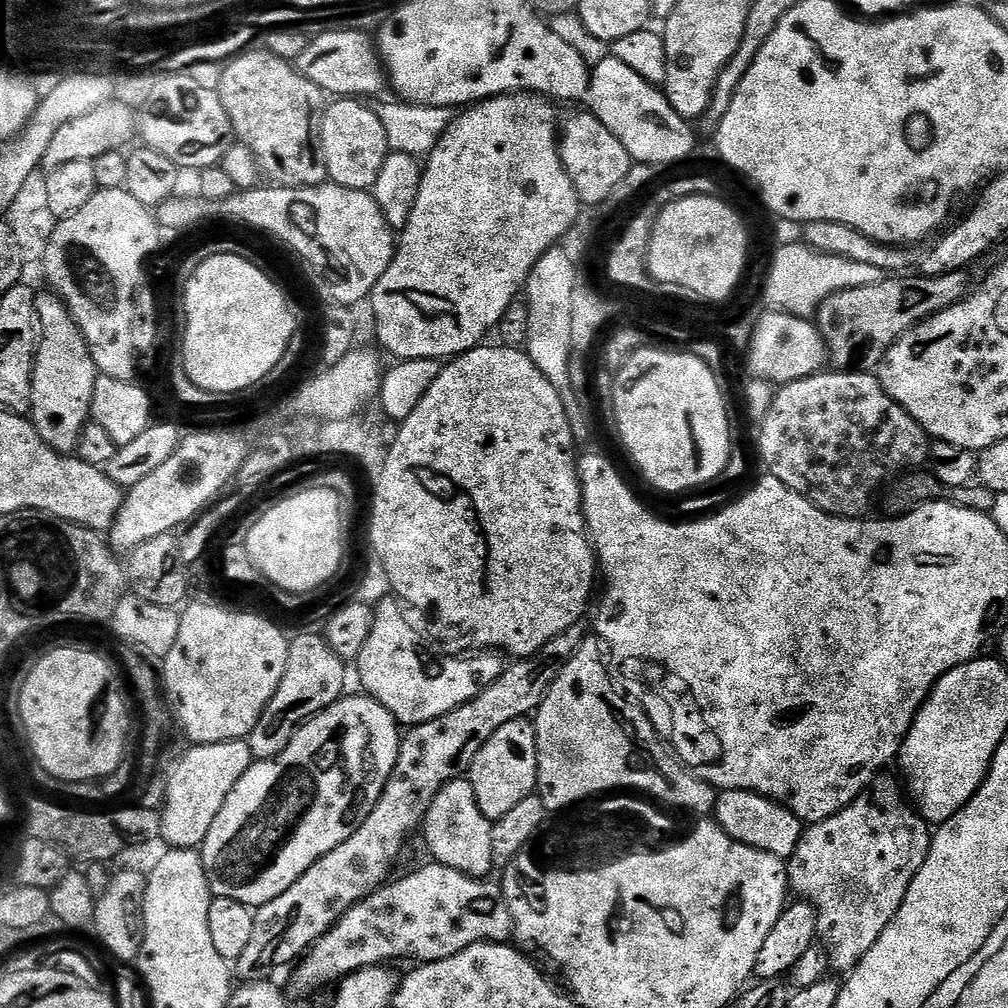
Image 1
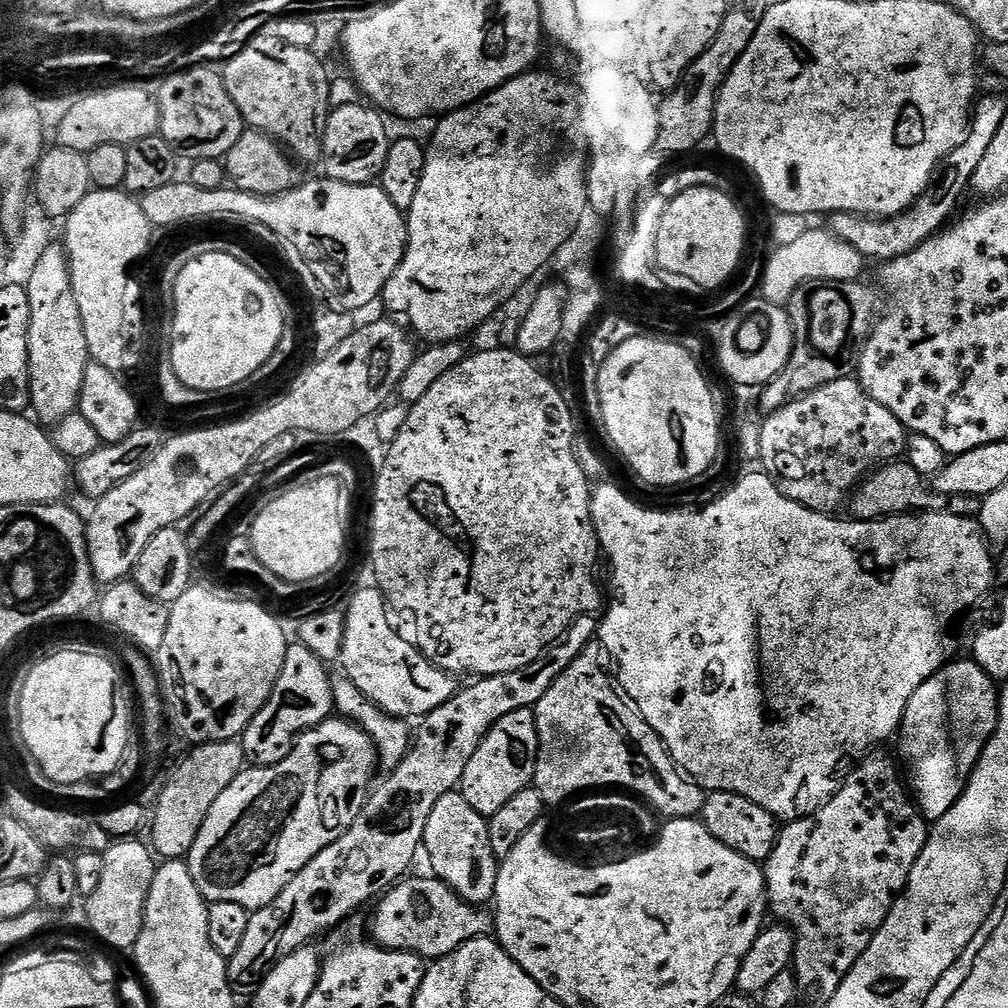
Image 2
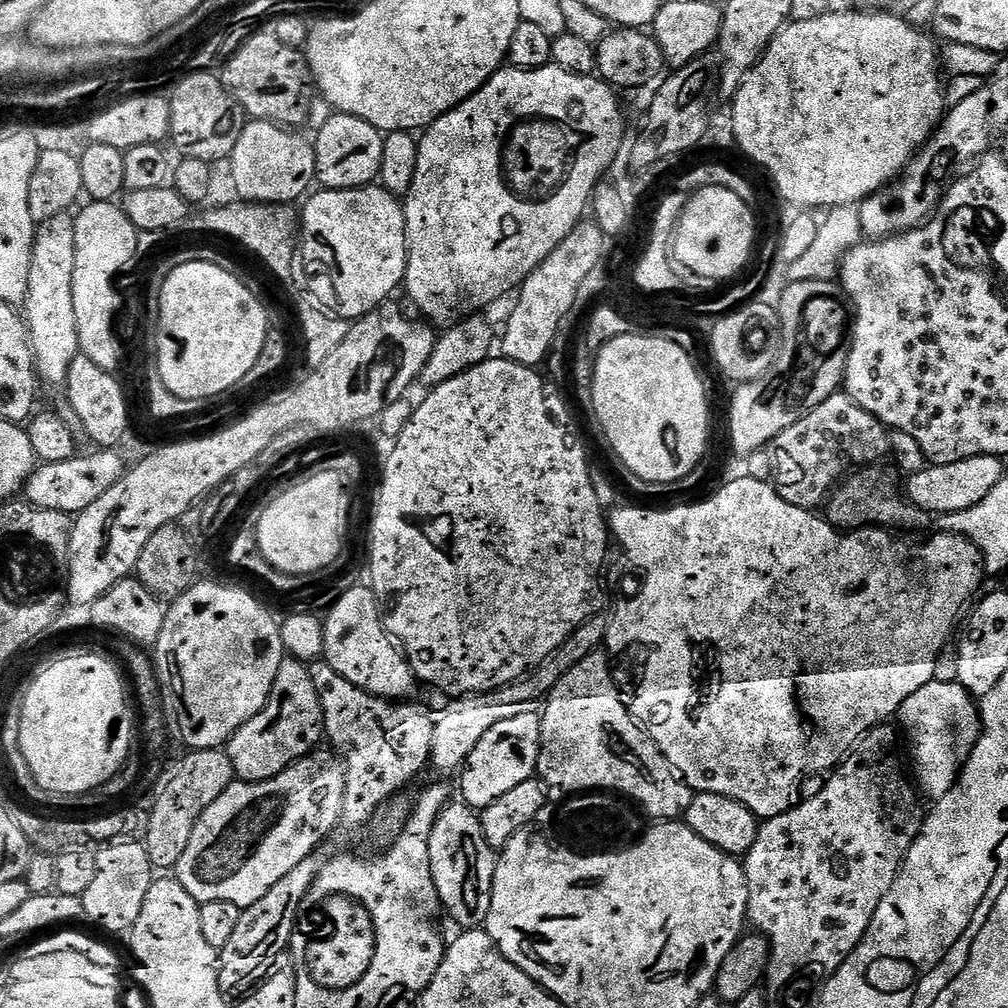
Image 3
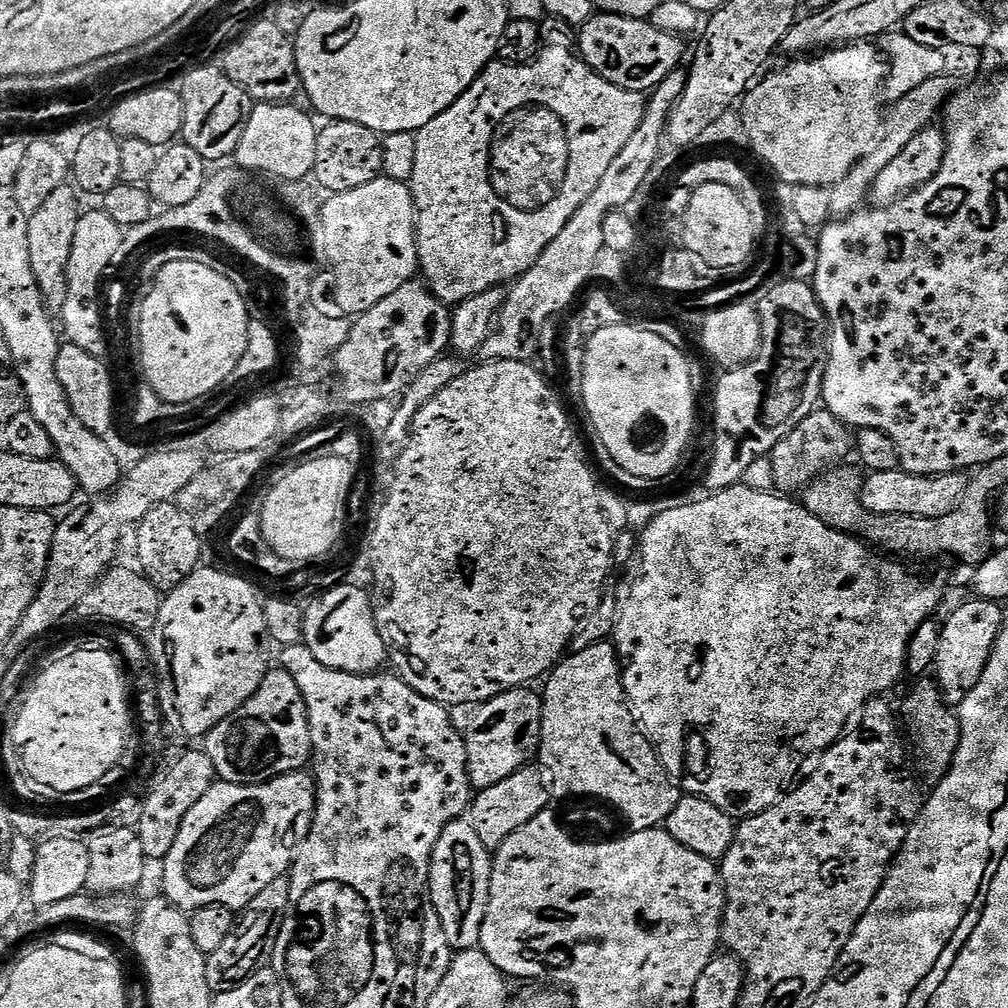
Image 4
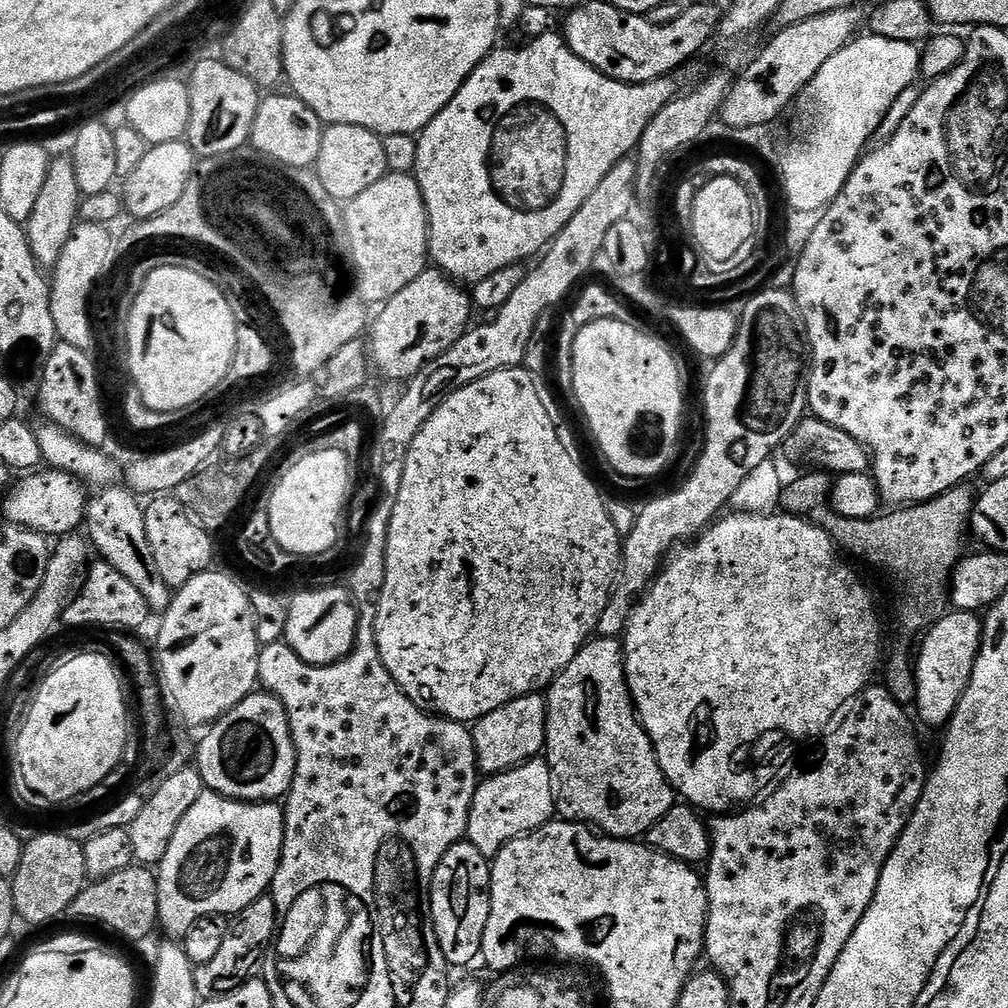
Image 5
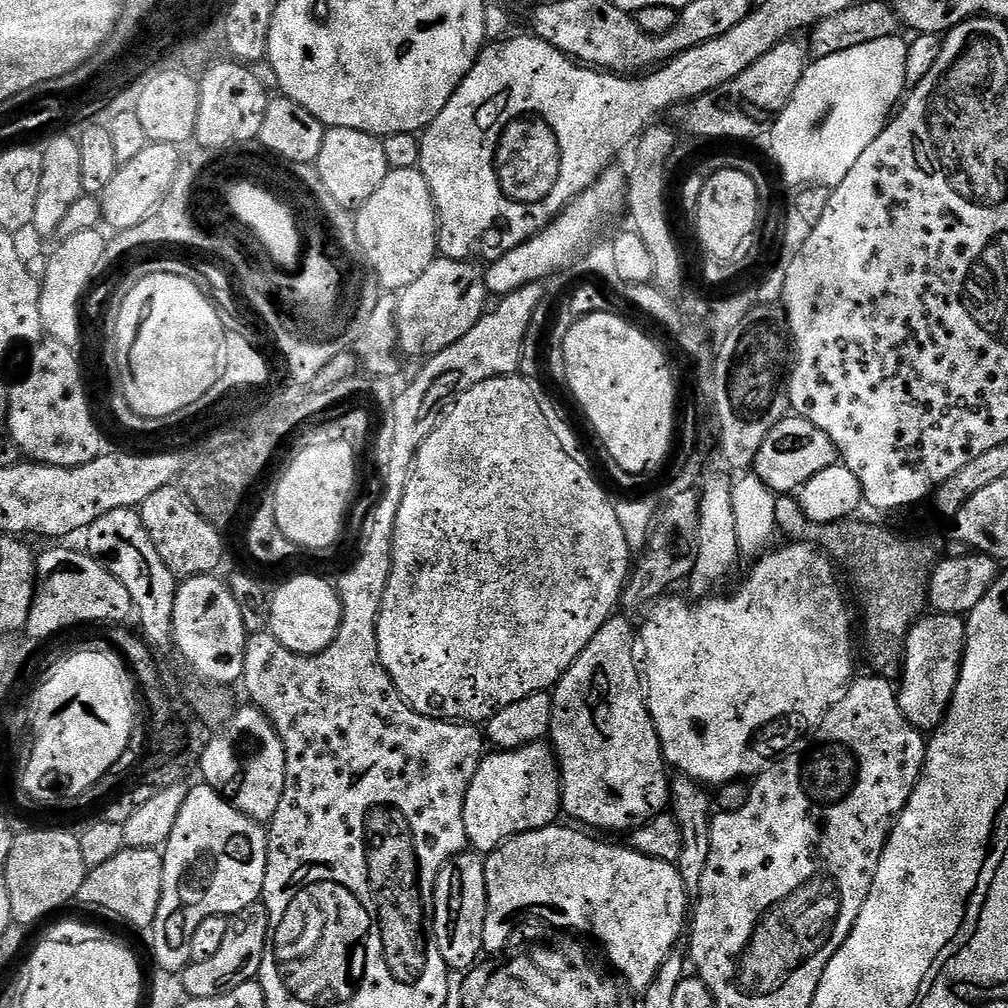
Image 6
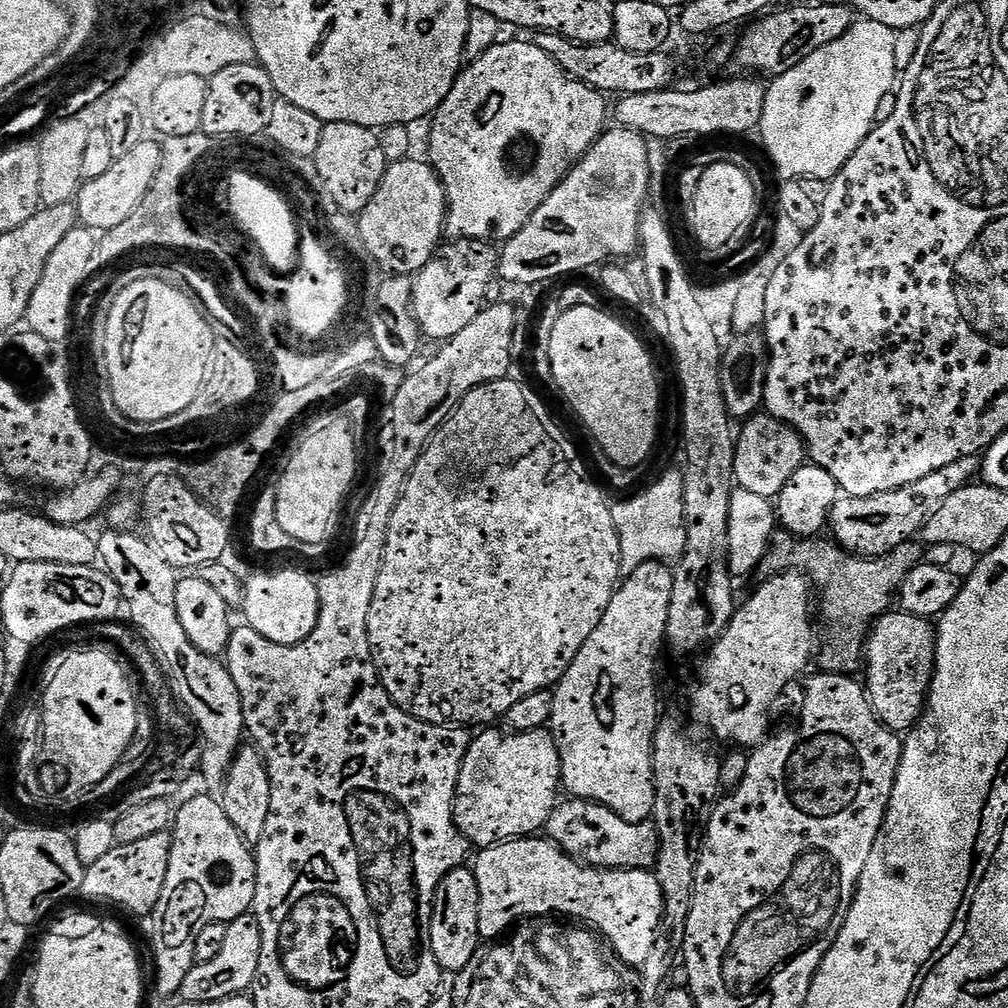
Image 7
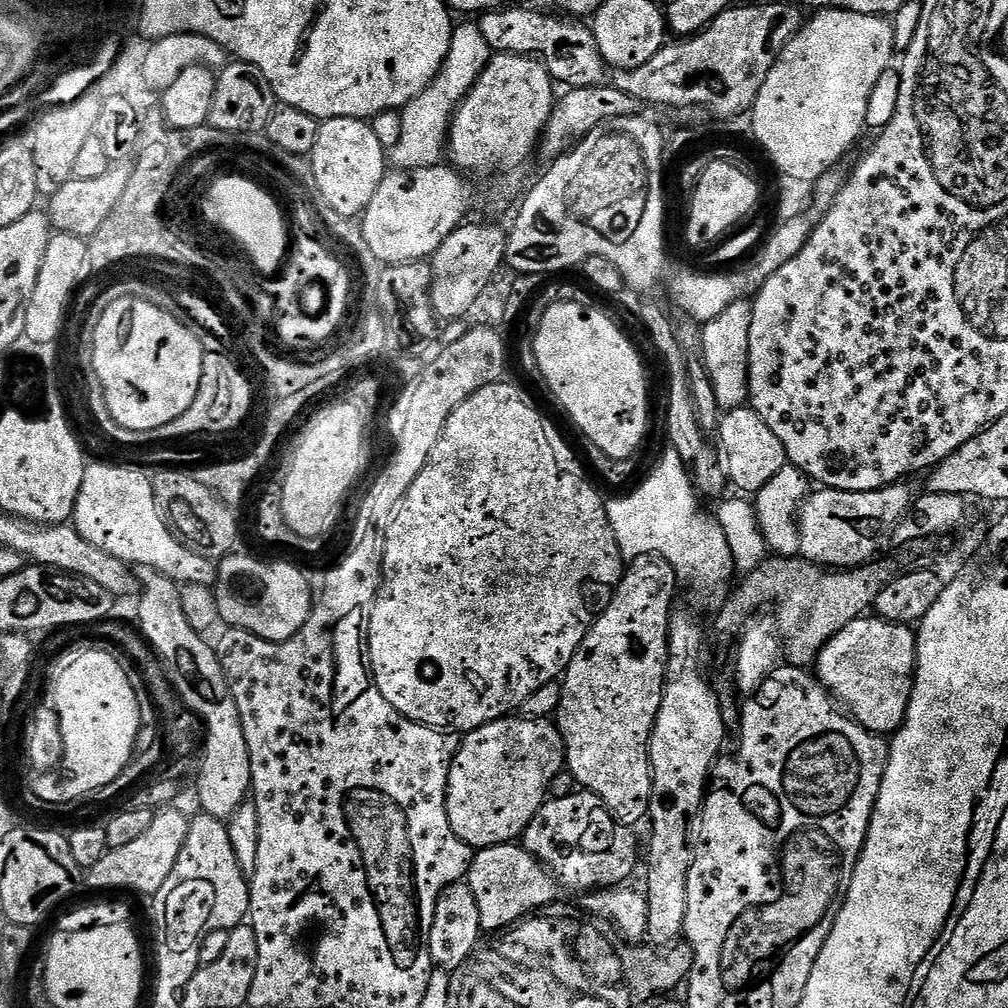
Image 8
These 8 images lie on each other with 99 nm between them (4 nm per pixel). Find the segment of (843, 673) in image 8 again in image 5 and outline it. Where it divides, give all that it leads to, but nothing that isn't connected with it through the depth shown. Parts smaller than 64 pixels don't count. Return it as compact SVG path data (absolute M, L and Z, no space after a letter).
M949 610L944 617L931 625L919 641L920 653L914 656L916 673L916 702L914 711L924 724L943 729L956 713L958 702L972 677L976 656L980 653L980 639L984 625L976 612Z

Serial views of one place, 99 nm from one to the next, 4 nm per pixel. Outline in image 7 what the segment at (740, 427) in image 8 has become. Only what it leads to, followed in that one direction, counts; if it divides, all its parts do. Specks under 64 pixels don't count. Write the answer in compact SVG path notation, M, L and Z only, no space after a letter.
M757 414L739 429L734 462L735 483L769 498L779 497L790 478L806 463L806 443L796 429L767 414Z

